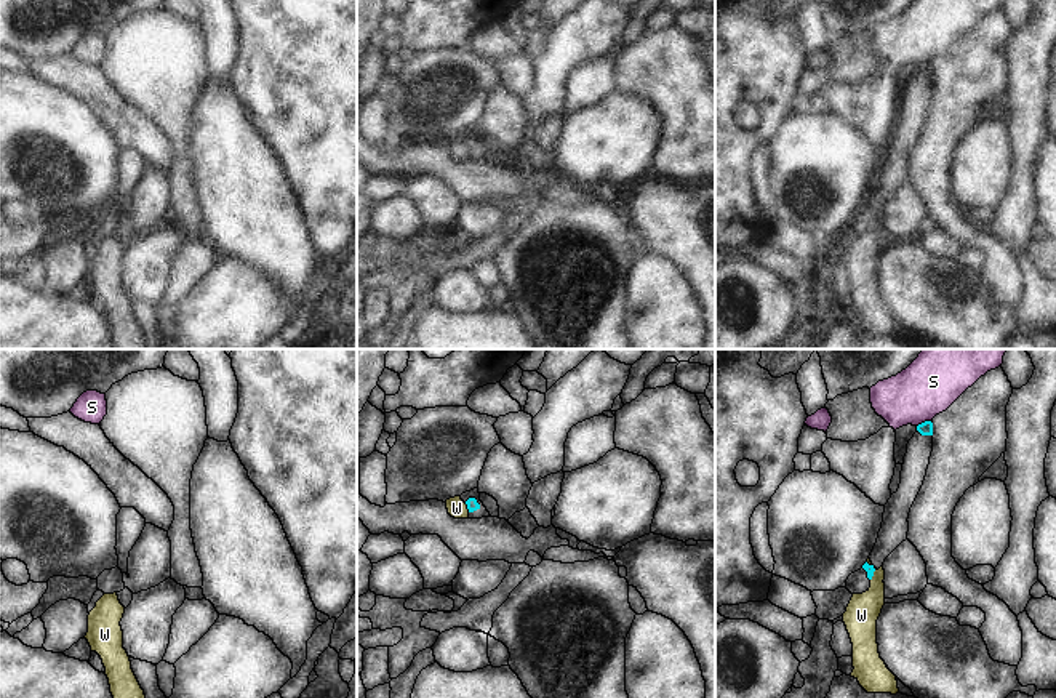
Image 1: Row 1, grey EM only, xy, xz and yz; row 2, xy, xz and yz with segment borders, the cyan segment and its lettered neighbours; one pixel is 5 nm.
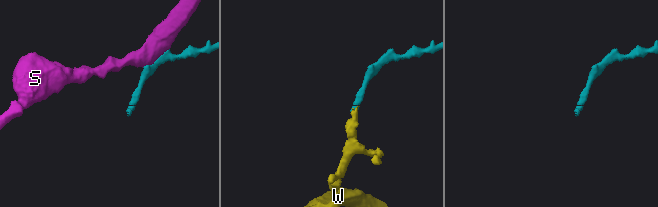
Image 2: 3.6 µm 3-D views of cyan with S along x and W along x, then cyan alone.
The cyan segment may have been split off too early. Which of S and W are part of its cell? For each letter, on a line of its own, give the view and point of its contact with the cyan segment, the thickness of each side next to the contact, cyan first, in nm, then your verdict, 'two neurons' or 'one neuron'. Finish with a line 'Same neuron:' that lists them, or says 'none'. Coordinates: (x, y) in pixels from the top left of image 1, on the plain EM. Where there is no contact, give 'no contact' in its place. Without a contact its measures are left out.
S: yz (925, 63) | 70/280 nm | two neurons
W: yz (874, 212) | 50/170 nm | two neurons
Same neuron: none

